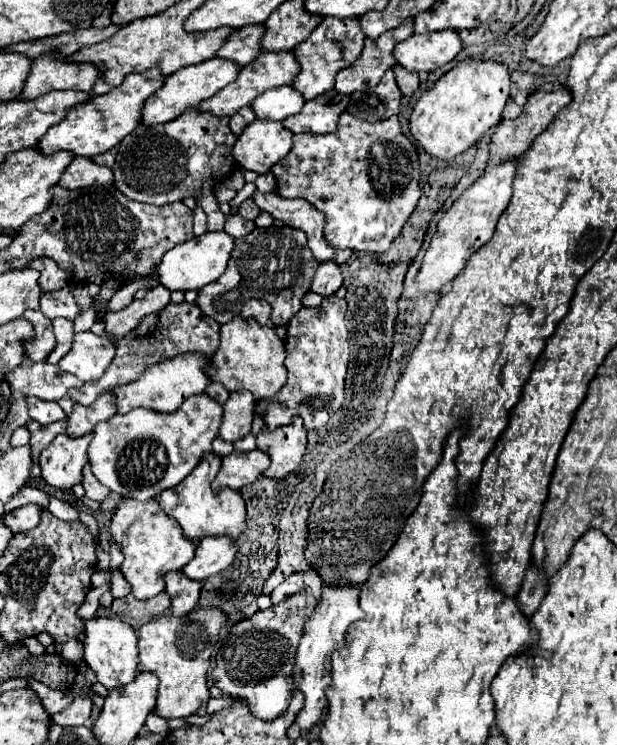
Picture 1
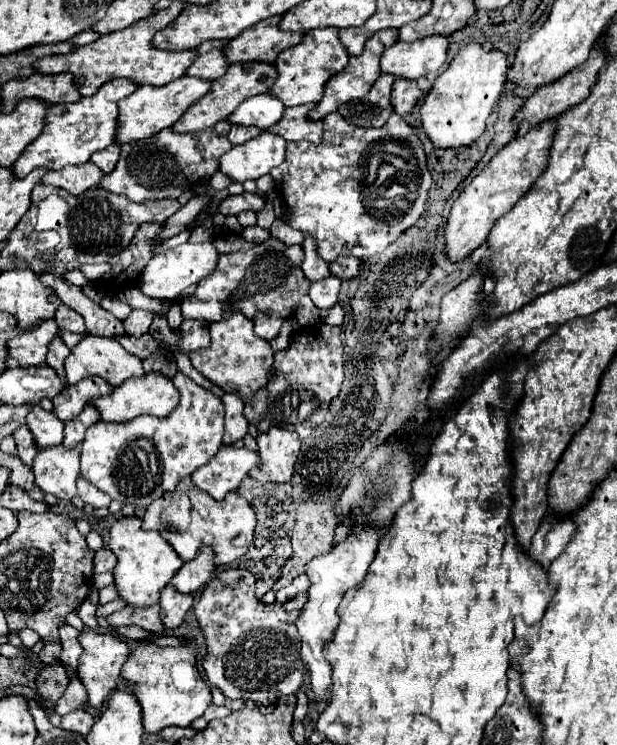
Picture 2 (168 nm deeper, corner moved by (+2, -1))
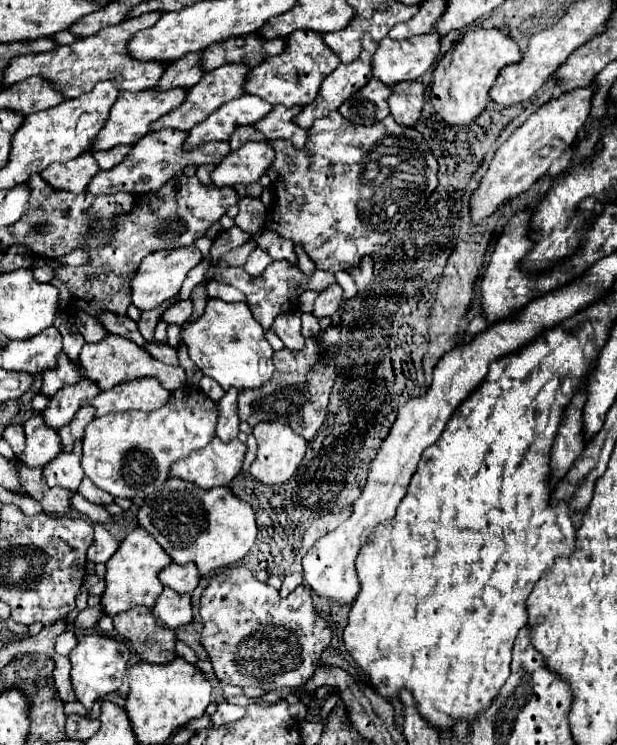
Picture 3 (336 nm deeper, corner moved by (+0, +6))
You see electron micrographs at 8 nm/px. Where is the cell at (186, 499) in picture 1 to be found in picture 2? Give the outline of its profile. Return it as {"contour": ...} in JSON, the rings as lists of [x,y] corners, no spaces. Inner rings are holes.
{"contour":[[[187,477],[171,493],[171,497],[173,499],[167,499],[167,495],[159,497],[147,507],[147,513],[143,517],[143,529],[159,531],[183,561],[191,561],[201,545],[213,547],[217,565],[231,563],[247,551],[253,539],[255,513],[253,507],[239,493],[229,493],[223,501],[215,501],[209,493],[197,489],[191,477]]]}

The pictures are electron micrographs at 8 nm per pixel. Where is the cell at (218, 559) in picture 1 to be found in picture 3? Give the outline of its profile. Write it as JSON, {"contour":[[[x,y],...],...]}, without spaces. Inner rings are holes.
{"contour":[[[169,564],[159,572],[163,586],[177,590],[179,594],[191,594],[199,586],[199,570],[195,564]]]}

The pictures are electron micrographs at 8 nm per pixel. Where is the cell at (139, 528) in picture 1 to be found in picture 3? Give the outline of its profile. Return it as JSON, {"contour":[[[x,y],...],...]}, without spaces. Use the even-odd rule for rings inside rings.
{"contour":[[[137,528],[135,532],[127,534],[127,538],[119,544],[119,550],[109,558],[107,574],[105,574],[105,592],[101,594],[101,614],[103,616],[115,616],[121,612],[127,612],[135,606],[147,606],[153,608],[163,586],[157,578],[159,570],[171,564],[169,554],[147,534],[147,530]]]}

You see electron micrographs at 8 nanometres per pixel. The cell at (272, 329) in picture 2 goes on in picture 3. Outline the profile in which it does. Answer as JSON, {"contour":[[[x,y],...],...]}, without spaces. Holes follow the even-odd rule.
{"contour":[[[291,312],[291,314],[281,314],[275,324],[273,324],[275,334],[283,340],[285,348],[295,352],[305,346],[305,340],[301,336],[301,312]]]}

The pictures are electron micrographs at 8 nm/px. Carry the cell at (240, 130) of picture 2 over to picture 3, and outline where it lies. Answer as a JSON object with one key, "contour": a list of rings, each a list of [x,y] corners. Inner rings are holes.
{"contour":[[[239,126],[239,128],[233,132],[229,146],[231,146],[231,152],[235,152],[235,150],[239,150],[239,146],[243,146],[245,142],[265,142],[265,140],[267,140],[267,138],[263,138],[263,134],[259,134],[253,126]]]}

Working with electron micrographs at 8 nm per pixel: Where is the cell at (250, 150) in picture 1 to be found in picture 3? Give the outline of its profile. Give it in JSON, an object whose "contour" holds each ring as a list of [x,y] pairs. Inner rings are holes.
{"contour":[[[247,142],[237,152],[227,154],[213,170],[211,180],[217,188],[247,186],[257,182],[275,158],[275,150],[269,142]]]}

